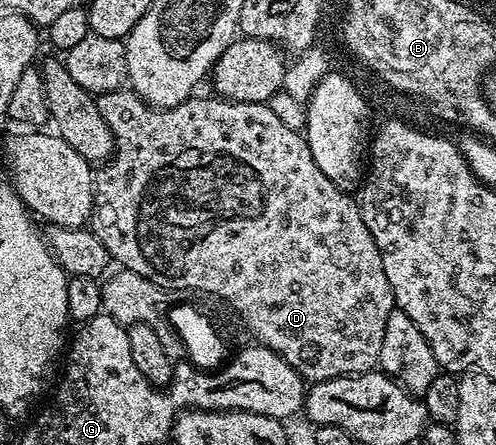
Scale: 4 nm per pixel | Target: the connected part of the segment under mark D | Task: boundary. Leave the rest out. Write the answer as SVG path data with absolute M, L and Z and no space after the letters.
M120 89L110 91L104 95L98 96L99 108L105 117L105 121L111 127L111 132L115 138L115 146L118 154L123 154L123 171L129 178L135 182L135 191L107 191L102 192L101 205L96 206L91 212L89 220L89 229L97 237L101 237L101 245L105 245L105 249L109 249L112 260L122 270L132 271L141 277L145 277L149 281L153 281L162 287L168 293L174 291L204 291L207 295L216 295L219 299L224 299L237 314L243 318L243 323L256 335L258 342L264 347L273 349L282 359L289 361L289 365L293 365L293 369L304 381L311 383L320 383L326 379L336 379L337 377L345 377L346 375L363 375L367 371L376 370L379 362L379 354L381 353L381 341L385 338L385 321L389 321L389 313L396 310L395 298L389 289L389 281L385 277L385 265L381 265L381 253L375 244L375 238L369 233L369 229L363 220L363 214L359 212L359 203L351 200L352 196L348 192L342 191L337 185L333 185L333 181L329 181L329 177L325 177L325 173L321 173L321 169L317 169L317 161L313 161L313 153L309 153L309 145L306 138L300 132L294 131L273 113L270 105L265 103L235 103L232 99L220 99L218 97L210 97L211 99L199 99L200 97L192 97L186 99L181 105L176 107L151 107L143 98L130 89Z

